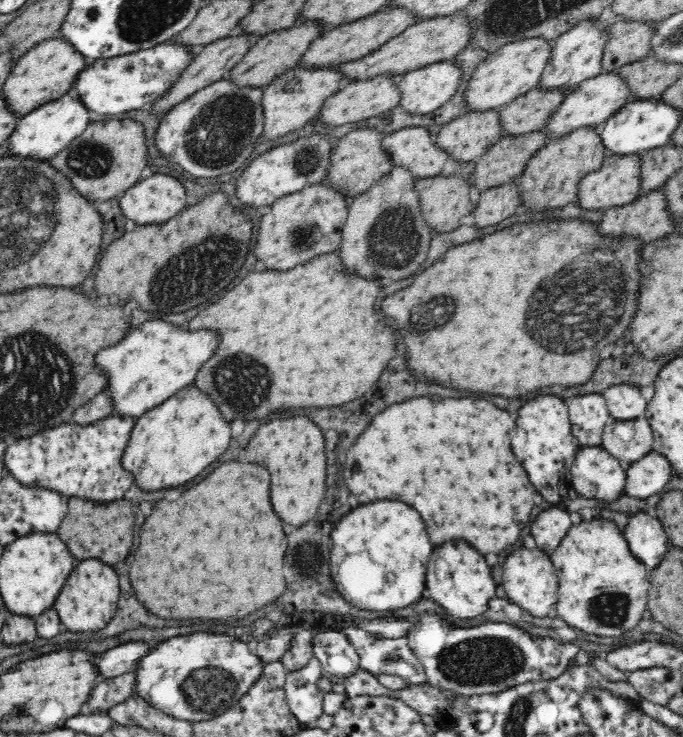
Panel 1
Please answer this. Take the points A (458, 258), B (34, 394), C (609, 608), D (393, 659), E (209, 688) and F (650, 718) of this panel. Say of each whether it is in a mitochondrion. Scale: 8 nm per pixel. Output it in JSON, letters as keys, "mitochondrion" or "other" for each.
{"A":"other","B":"mitochondrion","C":"mitochondrion","D":"mitochondrion","E":"mitochondrion","F":"other"}

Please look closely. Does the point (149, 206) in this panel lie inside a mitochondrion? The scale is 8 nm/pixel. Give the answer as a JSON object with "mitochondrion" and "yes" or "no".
{"mitochondrion":"no"}

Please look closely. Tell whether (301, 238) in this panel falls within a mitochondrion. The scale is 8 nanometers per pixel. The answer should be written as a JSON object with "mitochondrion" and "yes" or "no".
{"mitochondrion":"yes"}

